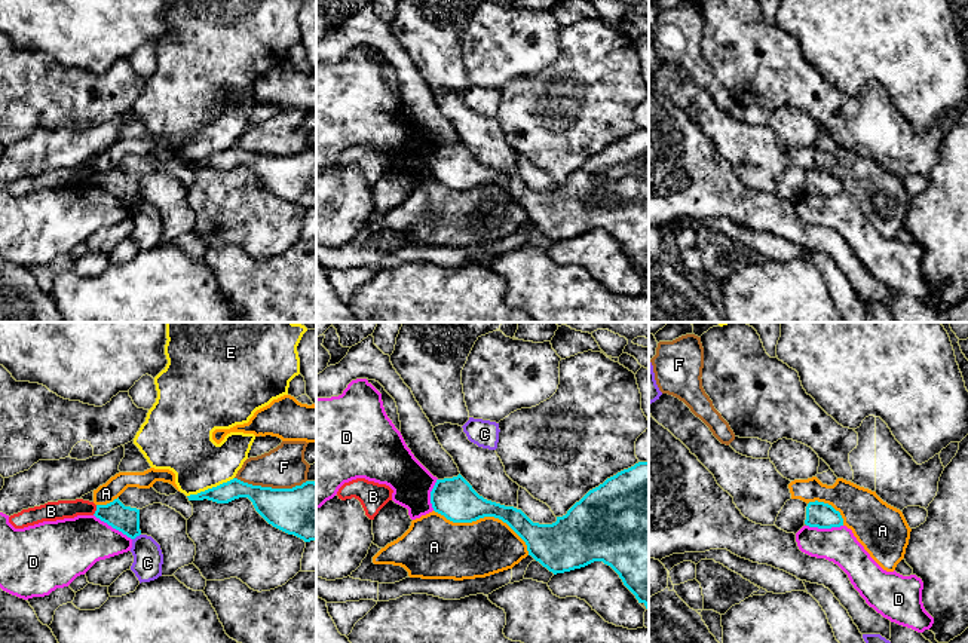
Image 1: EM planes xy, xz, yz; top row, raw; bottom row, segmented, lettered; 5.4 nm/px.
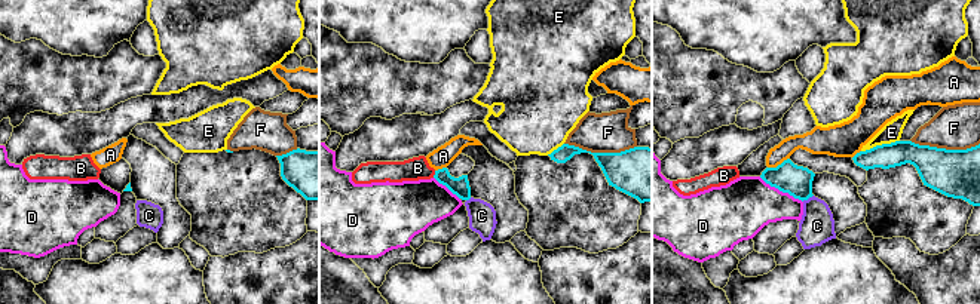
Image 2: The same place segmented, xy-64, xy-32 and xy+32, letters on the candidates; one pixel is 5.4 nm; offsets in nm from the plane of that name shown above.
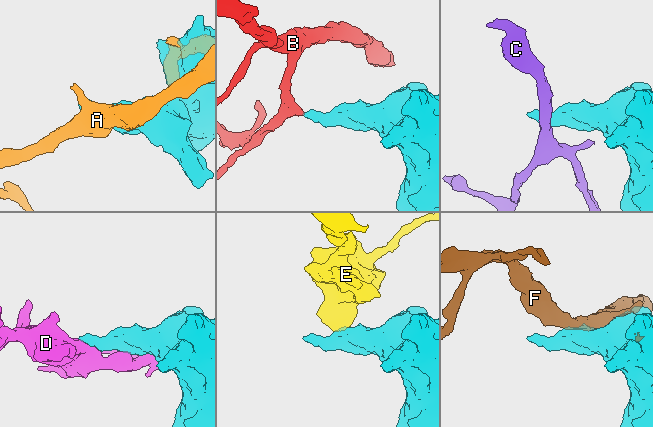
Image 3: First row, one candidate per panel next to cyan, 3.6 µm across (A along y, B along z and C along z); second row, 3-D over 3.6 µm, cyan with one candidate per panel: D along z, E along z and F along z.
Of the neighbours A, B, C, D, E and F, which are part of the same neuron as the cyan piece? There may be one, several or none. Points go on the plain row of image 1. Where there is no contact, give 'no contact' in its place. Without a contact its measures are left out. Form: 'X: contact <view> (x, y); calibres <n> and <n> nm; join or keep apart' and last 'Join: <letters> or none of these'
A: contact xz (486, 183); calibres 220 and 300 nm; keep apart
B: contact xy (97, 177); calibres 140 and 110 nm; keep apart
C: contact xy (135, 204); calibres 140 and 160 nm; keep apart
D: contact xy (113, 195); calibres 140 and 300 nm; keep apart
E: contact xy (210, 156); calibres 110 and 300 nm; keep apart
F: contact xy (270, 155); calibres 300 and 220 nm; keep apart
Join: none of these

